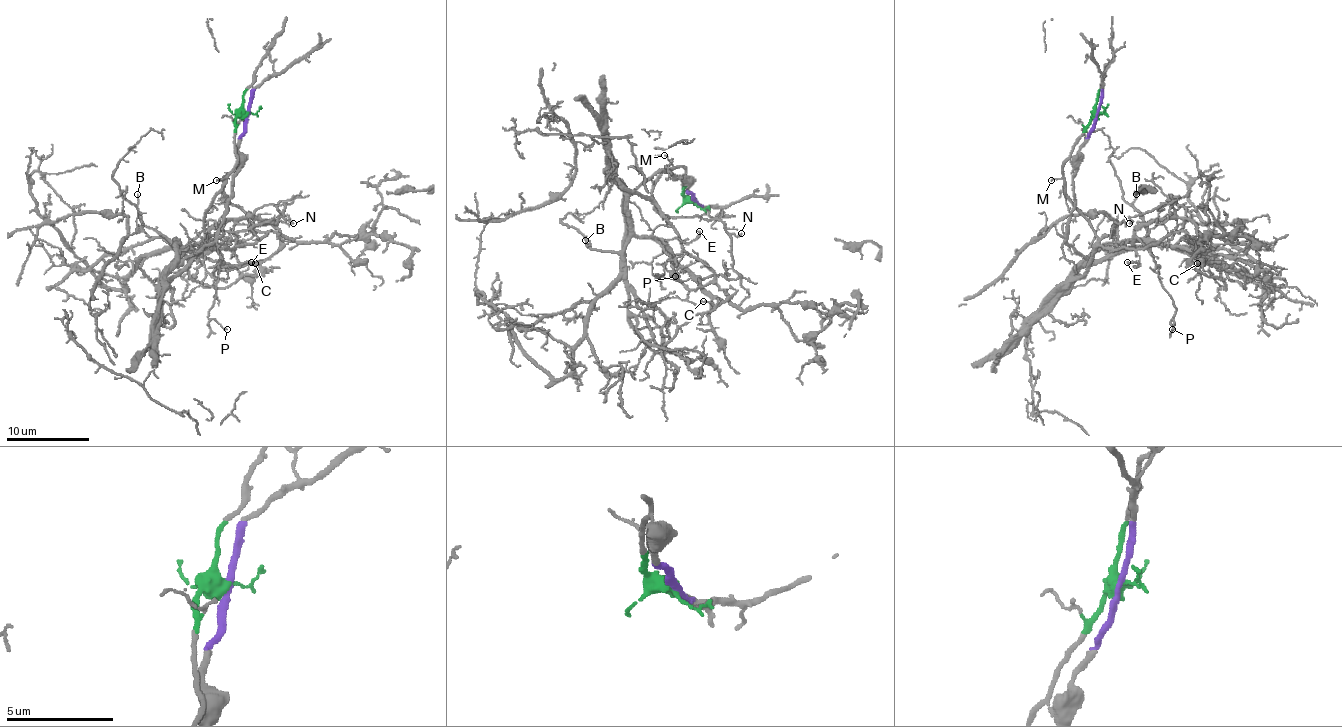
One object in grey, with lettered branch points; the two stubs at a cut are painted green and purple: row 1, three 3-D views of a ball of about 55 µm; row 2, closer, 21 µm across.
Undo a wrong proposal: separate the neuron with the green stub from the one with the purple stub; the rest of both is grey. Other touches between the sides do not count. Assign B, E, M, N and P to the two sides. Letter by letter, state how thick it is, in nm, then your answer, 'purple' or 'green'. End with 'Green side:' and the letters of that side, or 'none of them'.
B: 90 nm thick; purple
E: 130 nm thick; green
M: 90 nm thick; green
N: 110 nm thick; green
P: 120 nm thick; purple
Green side: E, M, N

